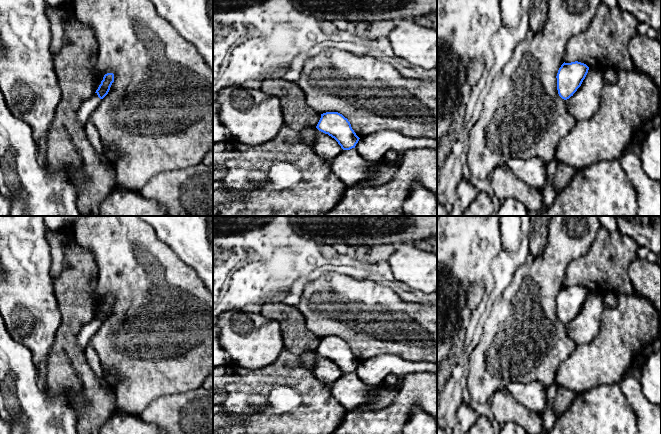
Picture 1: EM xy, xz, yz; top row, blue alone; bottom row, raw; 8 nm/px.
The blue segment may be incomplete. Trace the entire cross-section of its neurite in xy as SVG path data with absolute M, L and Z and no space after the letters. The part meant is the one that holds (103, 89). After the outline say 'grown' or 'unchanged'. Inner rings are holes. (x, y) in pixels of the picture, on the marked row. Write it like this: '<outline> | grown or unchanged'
M107 73L104 75L101 84L92 97L85 100L77 111L77 122L84 127L91 113L96 109L101 100L108 94L112 83L114 82L114 74Z | grown

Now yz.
M581 62L563 63L557 73L557 90L559 96L567 100L581 86L589 67Z | unchanged

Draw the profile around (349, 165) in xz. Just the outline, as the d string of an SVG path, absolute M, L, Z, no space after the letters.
M355 148L342 150L331 161L332 171L346 184L354 186L360 181L374 176L373 162L365 160Z

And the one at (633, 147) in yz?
M642 132L642 135L641 135L640 139L637 142L635 142L635 143L629 143L626 146L625 151L639 152L645 136L646 136L646 133Z

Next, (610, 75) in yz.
M610 67L603 72L601 72L605 83L613 83L618 79L618 70Z

